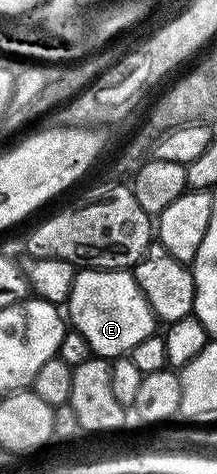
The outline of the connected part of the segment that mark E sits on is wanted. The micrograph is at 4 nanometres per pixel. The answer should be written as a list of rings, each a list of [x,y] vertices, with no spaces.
[[[98,268],[78,271],[67,301],[67,320],[85,339],[97,358],[125,358],[143,338],[154,335],[155,317],[132,271],[108,272]]]

